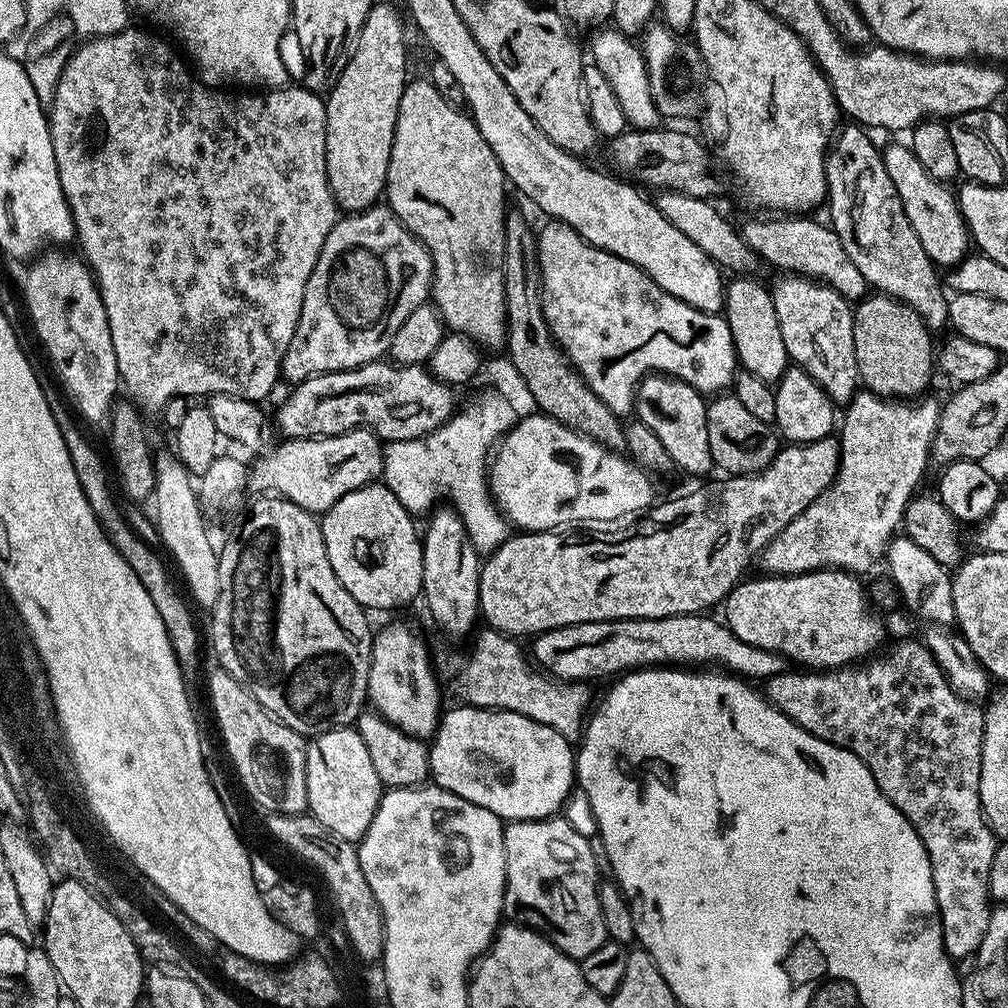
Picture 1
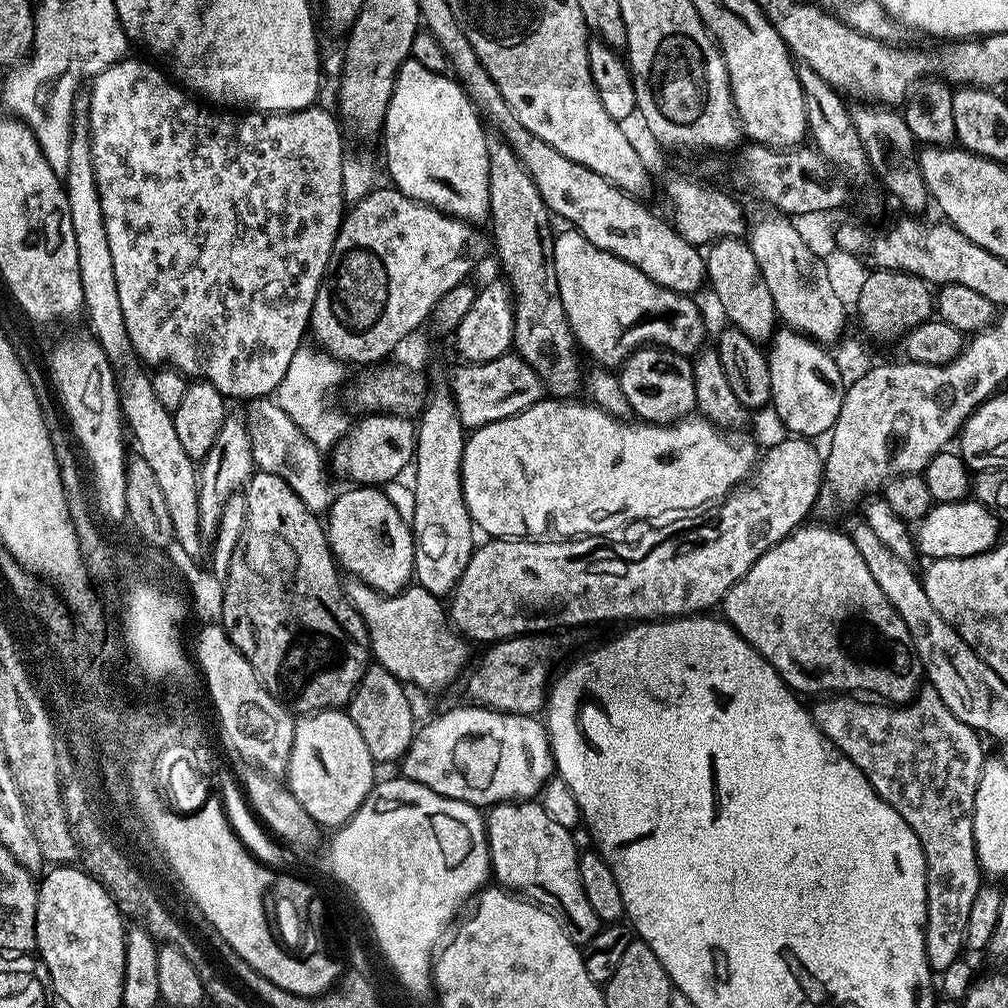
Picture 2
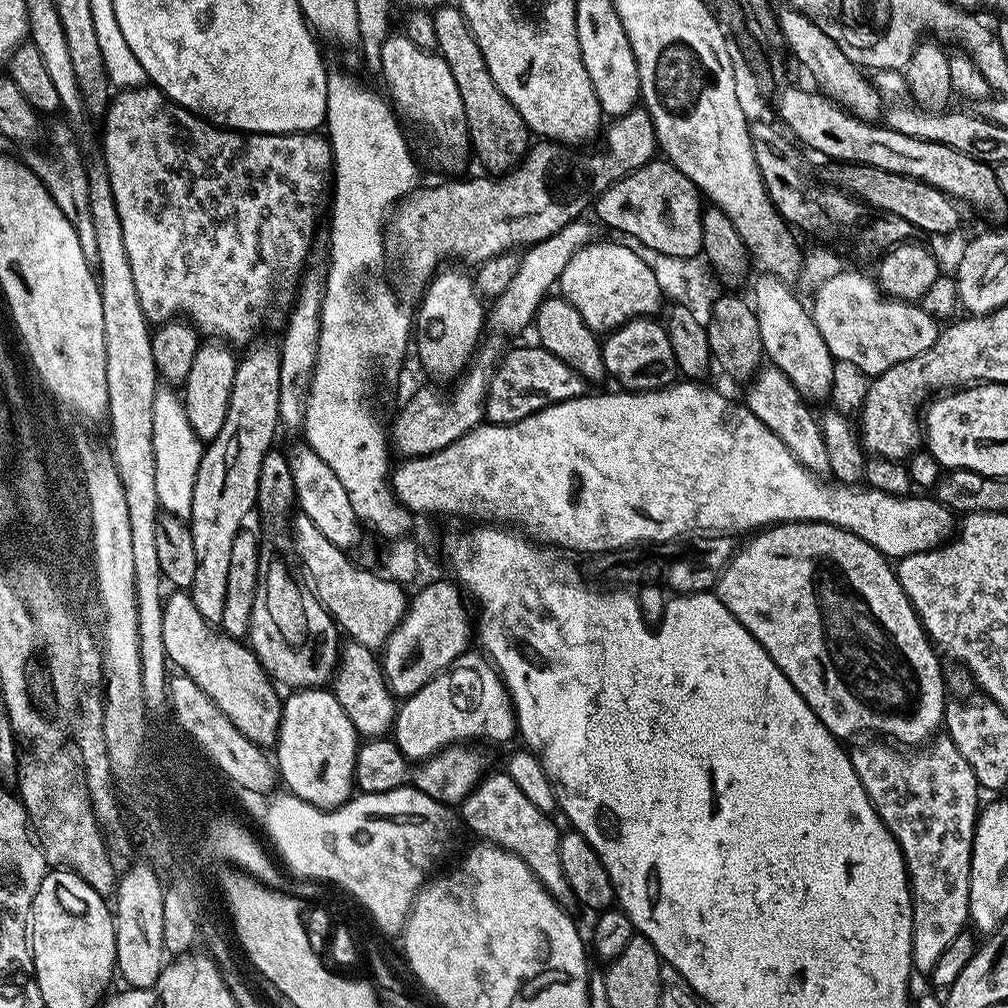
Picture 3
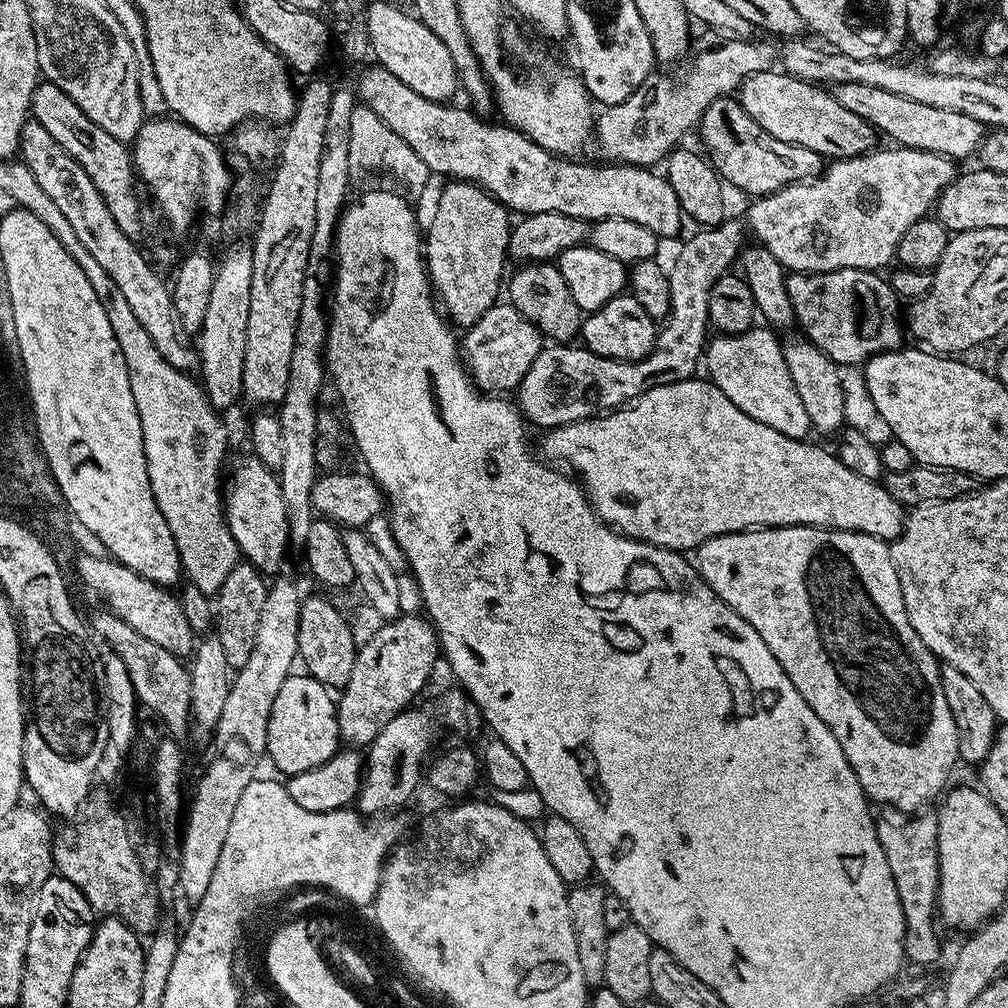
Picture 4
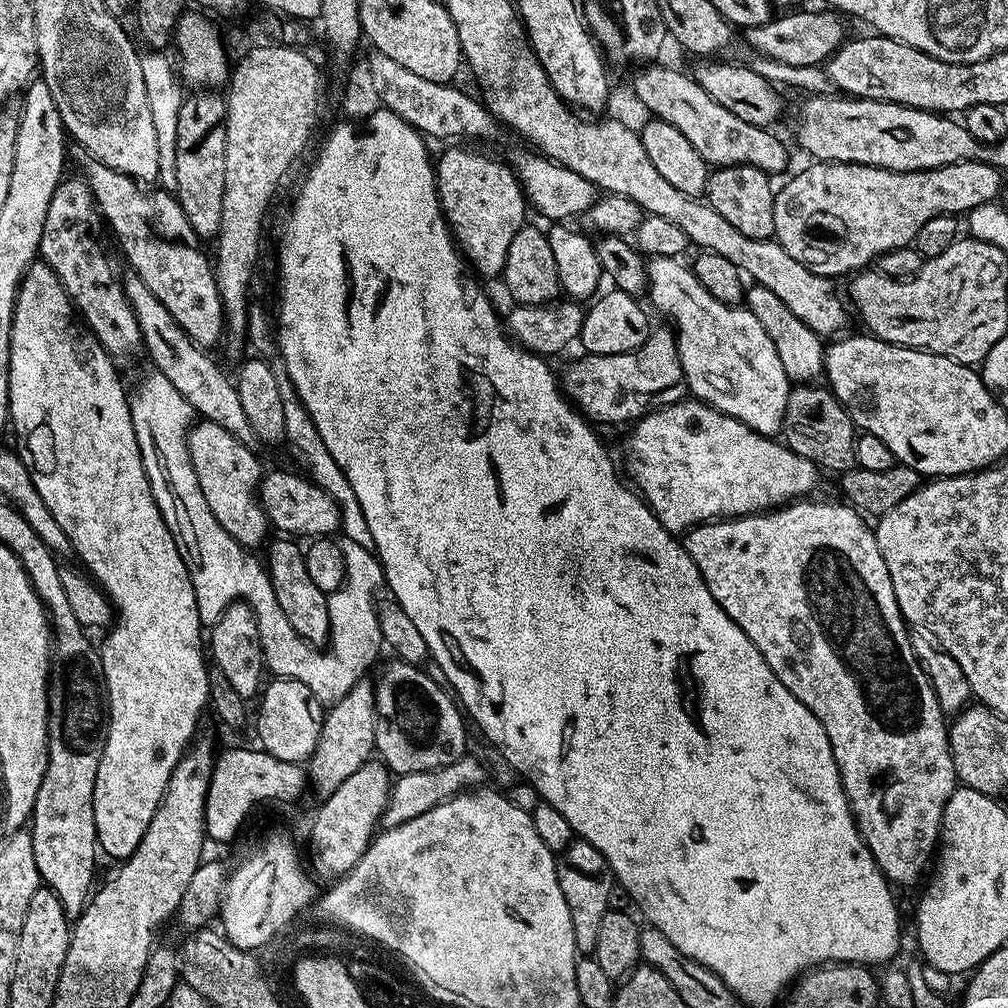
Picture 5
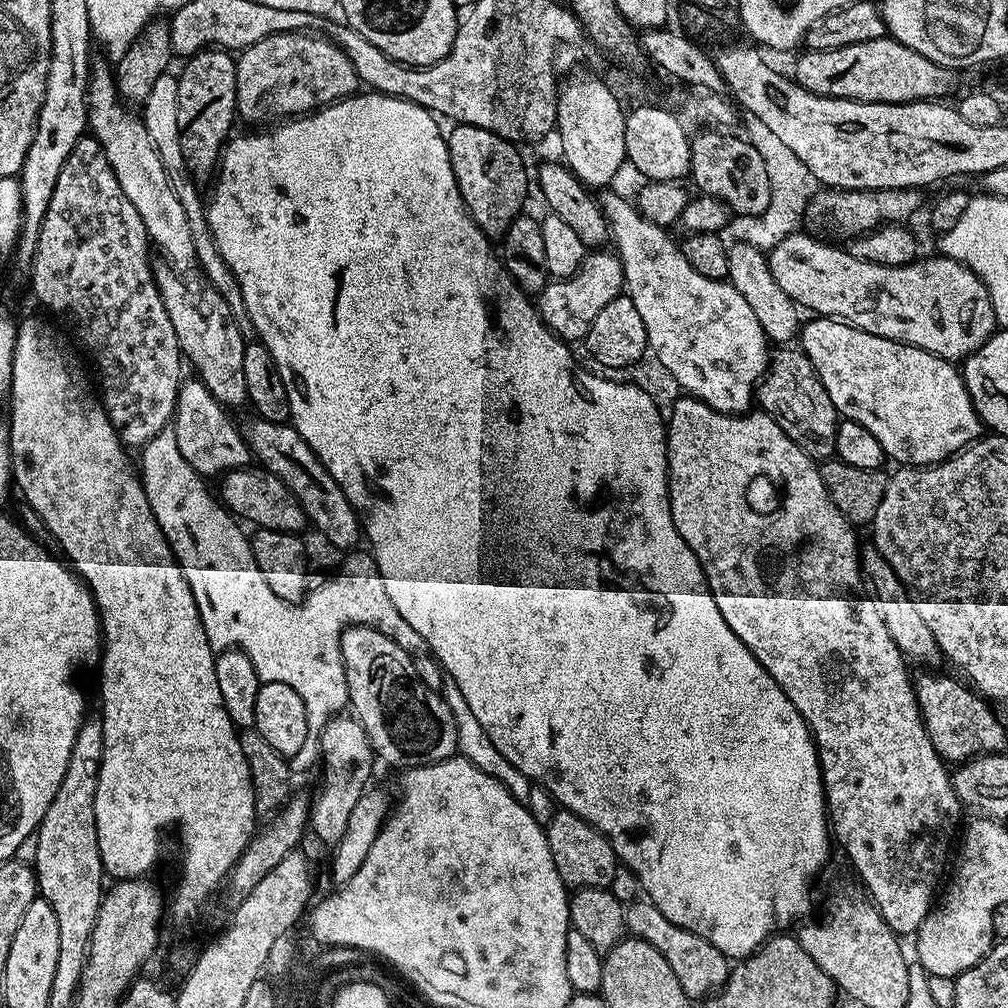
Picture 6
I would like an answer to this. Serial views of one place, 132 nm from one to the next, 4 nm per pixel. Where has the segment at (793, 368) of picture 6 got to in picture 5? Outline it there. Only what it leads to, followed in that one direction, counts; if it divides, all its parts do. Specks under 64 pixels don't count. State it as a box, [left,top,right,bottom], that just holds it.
[782,382,857,474]

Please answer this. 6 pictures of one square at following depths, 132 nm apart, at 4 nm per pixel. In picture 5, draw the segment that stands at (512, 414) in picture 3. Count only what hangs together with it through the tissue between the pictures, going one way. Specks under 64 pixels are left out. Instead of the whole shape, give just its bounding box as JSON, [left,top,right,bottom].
[562,160,1006,425]

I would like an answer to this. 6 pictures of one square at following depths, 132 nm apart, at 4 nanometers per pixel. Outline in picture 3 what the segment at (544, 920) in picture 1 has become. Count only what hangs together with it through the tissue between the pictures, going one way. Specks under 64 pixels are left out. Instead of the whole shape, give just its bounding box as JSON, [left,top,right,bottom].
[458,771,576,906]

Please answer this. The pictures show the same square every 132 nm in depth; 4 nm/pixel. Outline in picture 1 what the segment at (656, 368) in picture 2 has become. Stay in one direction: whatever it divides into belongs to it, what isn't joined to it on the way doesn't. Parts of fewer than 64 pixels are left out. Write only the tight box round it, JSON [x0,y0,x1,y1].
[634,374,713,476]

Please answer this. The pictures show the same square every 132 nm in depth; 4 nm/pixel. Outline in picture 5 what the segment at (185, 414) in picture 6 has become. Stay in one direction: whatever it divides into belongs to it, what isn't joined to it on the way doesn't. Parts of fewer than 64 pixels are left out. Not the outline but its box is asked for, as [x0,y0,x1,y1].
[188,419,270,550]

